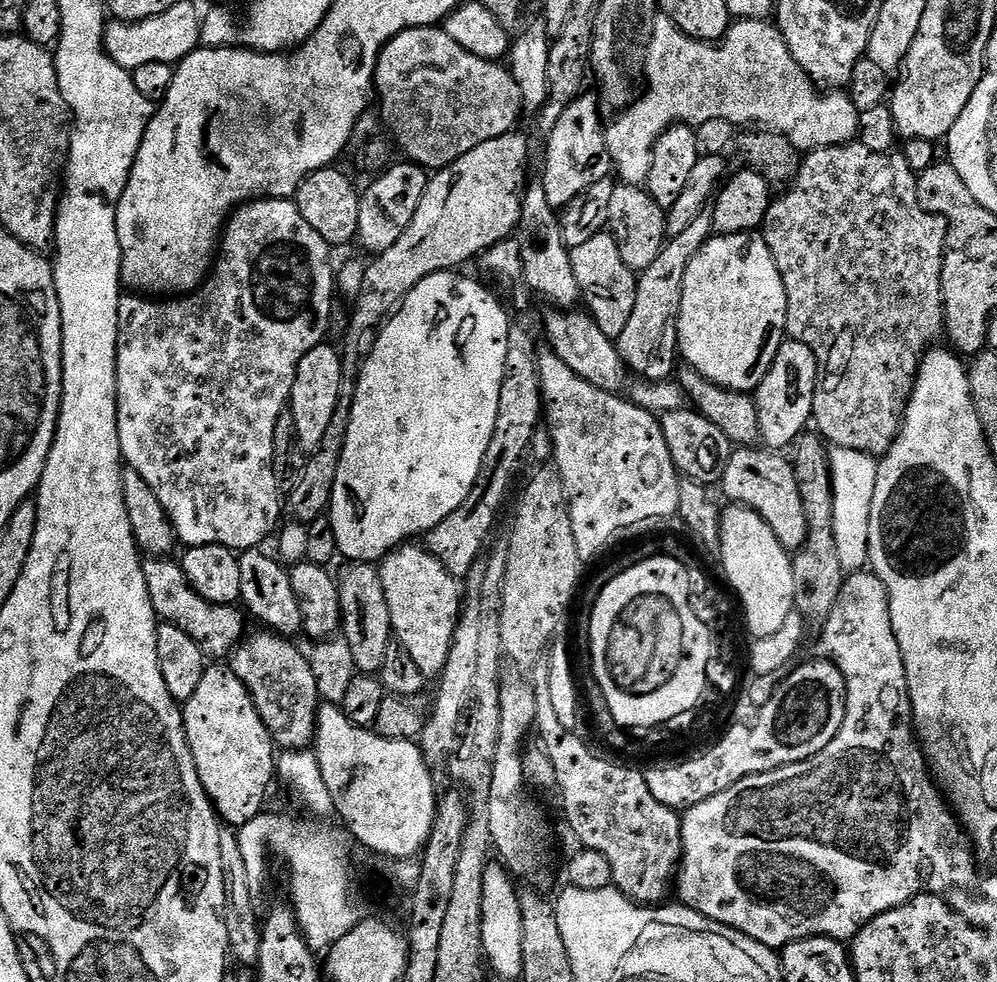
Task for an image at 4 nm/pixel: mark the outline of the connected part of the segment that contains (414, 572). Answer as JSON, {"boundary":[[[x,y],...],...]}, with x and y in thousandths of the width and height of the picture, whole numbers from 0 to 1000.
{"boundary":[[[406,552],[380,571],[381,592],[383,601],[387,601],[387,617],[391,617],[391,633],[396,655],[403,657],[407,666],[415,670],[415,675],[419,677],[419,682],[423,682],[426,690],[439,690],[447,678],[447,670],[451,670],[455,642],[457,634],[461,632],[463,595],[458,588],[450,585],[445,573],[434,562],[422,555],[420,558],[417,554],[420,553]]]}

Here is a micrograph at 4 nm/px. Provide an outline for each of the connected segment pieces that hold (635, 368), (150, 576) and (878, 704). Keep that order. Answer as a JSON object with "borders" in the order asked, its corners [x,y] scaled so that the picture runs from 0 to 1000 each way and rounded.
{"borders":[[[[713,215],[700,218],[700,223],[688,234],[684,234],[684,238],[673,241],[658,266],[641,278],[636,317],[628,328],[628,336],[624,336],[624,340],[617,347],[624,367],[639,384],[647,388],[675,386],[680,375],[680,328],[688,271],[692,271],[696,259],[700,259],[700,255],[704,255],[704,251],[713,244],[715,239]]],[[[148,568],[143,571],[144,588],[146,589],[146,601],[150,601],[150,613],[154,617],[157,628],[165,635],[177,635],[187,646],[191,646],[191,650],[195,650],[195,654],[203,663],[206,669],[213,668],[228,669],[230,665],[236,661],[242,652],[246,651],[245,631],[247,627],[240,618],[226,617],[223,615],[212,615],[209,611],[204,611],[197,602],[189,595],[189,591],[185,588],[185,575],[173,571],[173,568]]],[[[874,580],[857,582],[848,590],[835,624],[825,632],[824,638],[826,638],[826,645],[822,648],[822,660],[826,664],[823,665],[839,676],[841,682],[845,682],[847,693],[851,697],[851,727],[847,730],[837,755],[839,774],[830,774],[827,778],[815,777],[801,784],[791,780],[778,782],[775,786],[765,786],[759,790],[749,790],[729,802],[724,809],[689,824],[682,837],[686,858],[684,875],[680,881],[680,904],[682,900],[683,914],[700,932],[707,933],[710,936],[707,938],[725,943],[735,950],[756,955],[769,965],[779,967],[785,967],[788,962],[795,961],[797,957],[811,957],[814,953],[830,953],[835,957],[844,959],[854,958],[868,941],[889,927],[905,923],[910,916],[916,916],[924,909],[951,910],[954,904],[967,904],[975,895],[976,897],[980,895],[977,865],[970,850],[965,846],[963,836],[959,834],[942,801],[937,797],[931,775],[927,773],[917,744],[915,712],[909,695],[909,678],[895,636],[891,602],[887,594],[879,588],[878,582]]]]}

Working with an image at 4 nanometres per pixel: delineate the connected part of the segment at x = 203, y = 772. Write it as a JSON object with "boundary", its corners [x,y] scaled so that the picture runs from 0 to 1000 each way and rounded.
{"boundary":[[[206,679],[203,695],[199,695],[199,703],[190,713],[184,714],[185,746],[191,760],[191,768],[195,772],[195,780],[199,784],[199,792],[209,810],[209,816],[217,825],[217,830],[230,844],[238,845],[261,827],[266,826],[265,814],[269,811],[269,801],[277,790],[278,763],[271,747],[259,727],[253,714],[253,708],[247,699],[235,687],[232,679]]]}

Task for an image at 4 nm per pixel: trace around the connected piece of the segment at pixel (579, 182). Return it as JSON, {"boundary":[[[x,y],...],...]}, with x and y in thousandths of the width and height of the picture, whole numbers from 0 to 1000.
{"boundary":[[[584,96],[572,108],[568,116],[560,120],[560,128],[549,137],[550,152],[546,155],[546,180],[544,186],[552,210],[559,214],[569,212],[576,202],[580,202],[592,189],[611,182],[615,174],[614,162],[606,140],[607,127],[602,126],[604,115],[597,97]]]}

